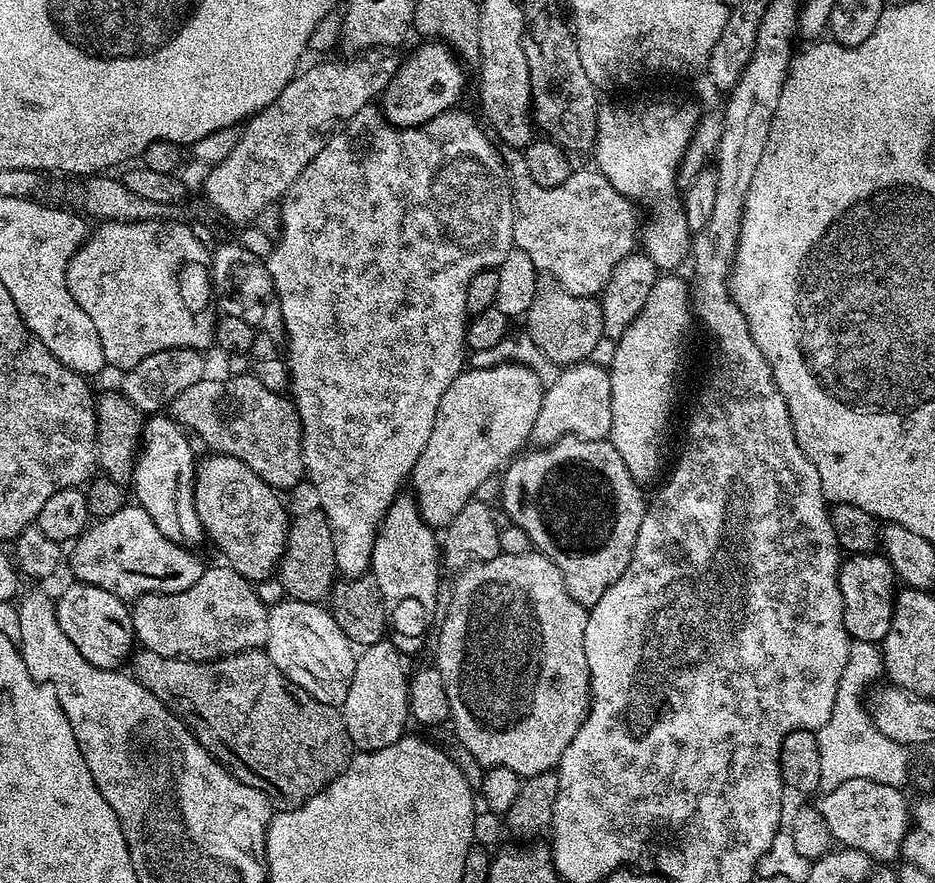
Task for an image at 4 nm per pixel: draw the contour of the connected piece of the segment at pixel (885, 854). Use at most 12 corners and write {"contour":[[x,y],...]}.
{"contour":[[850,778],[818,801],[837,845],[902,852],[900,788]]}

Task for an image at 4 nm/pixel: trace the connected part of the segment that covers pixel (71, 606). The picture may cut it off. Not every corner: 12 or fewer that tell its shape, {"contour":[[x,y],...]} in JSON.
{"contour":[[72,582],[56,621],[78,654],[119,669],[133,655],[129,605]]}

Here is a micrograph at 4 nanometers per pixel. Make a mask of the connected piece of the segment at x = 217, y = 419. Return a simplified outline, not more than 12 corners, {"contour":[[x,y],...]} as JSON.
{"contour":[[253,374],[205,378],[170,412],[272,488],[305,479],[302,422]]}

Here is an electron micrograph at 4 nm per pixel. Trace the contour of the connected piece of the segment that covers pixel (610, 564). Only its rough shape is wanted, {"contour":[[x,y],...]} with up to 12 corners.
{"contour":[[611,439],[503,469],[499,503],[592,608],[626,574],[645,489]]}

